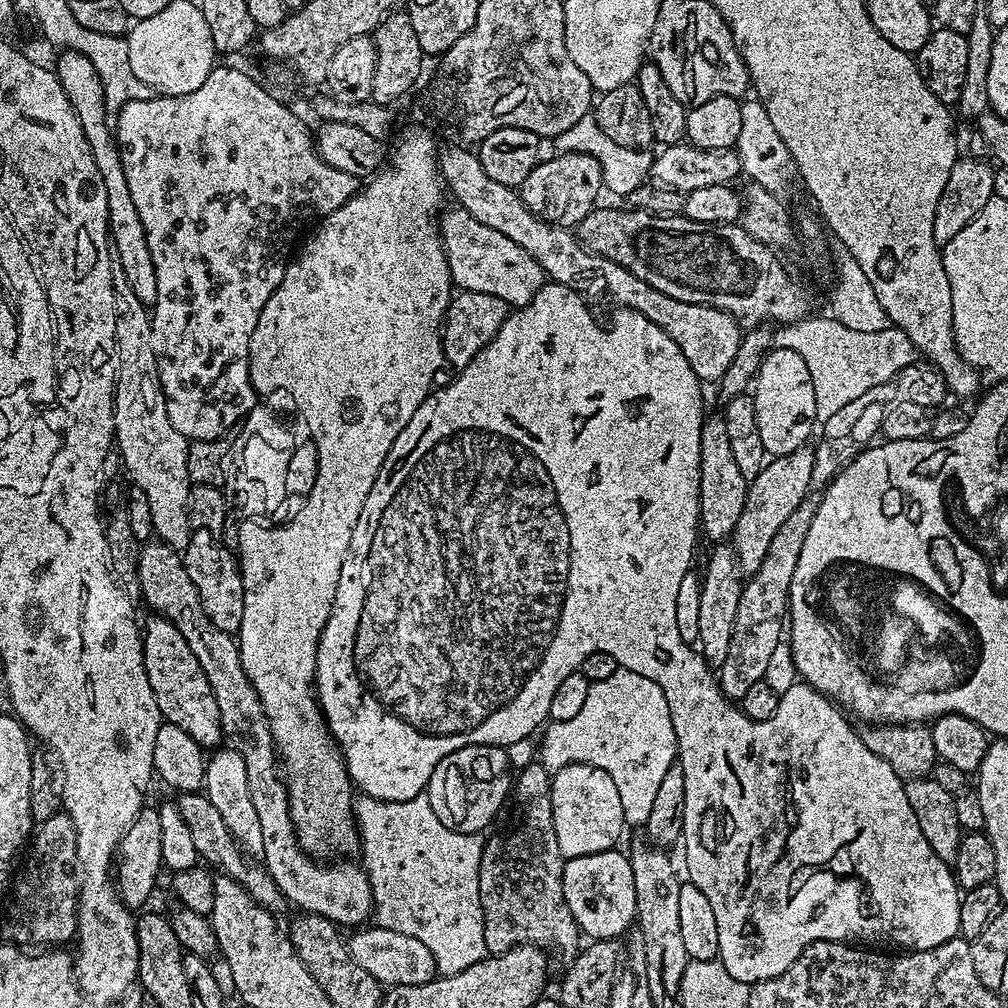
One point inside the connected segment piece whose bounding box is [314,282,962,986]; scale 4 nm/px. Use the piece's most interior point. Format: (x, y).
(543, 505)

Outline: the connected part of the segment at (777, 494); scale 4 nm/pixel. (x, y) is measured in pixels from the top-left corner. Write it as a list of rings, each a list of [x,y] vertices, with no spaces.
[[[805,446],[785,456],[771,457],[764,469],[750,481],[742,514],[738,514],[738,522],[730,537],[730,547],[741,577],[752,576],[758,566],[762,566],[762,558],[766,558],[766,550],[770,550],[770,541],[774,534],[778,534],[778,526],[782,526],[782,522],[786,522],[786,518],[809,496],[811,475],[818,462],[818,456],[810,448]]]

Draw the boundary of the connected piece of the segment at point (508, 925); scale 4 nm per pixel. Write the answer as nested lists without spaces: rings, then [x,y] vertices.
[[[539,762],[519,769],[514,780],[514,800],[520,807],[520,825],[509,830],[505,836],[488,836],[482,850],[482,862],[478,874],[478,886],[484,911],[484,937],[488,952],[495,954],[510,950],[515,944],[534,944],[549,946],[553,944],[569,954],[577,951],[576,943],[582,940],[582,933],[576,927],[576,919],[566,906],[562,894],[562,870],[564,856],[559,852],[558,839],[554,830],[554,818],[551,810],[552,776],[547,768]]]

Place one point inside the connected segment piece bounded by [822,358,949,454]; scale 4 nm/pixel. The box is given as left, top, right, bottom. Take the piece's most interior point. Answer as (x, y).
(854, 426)

